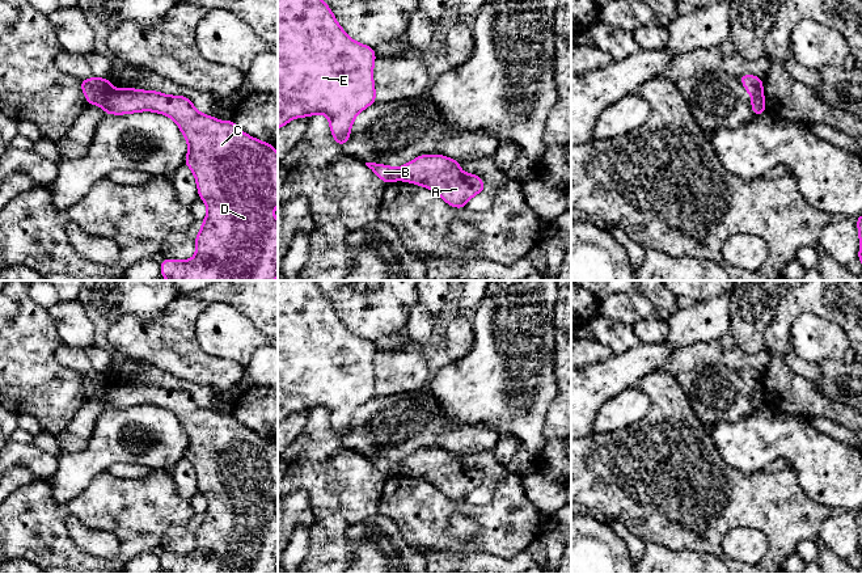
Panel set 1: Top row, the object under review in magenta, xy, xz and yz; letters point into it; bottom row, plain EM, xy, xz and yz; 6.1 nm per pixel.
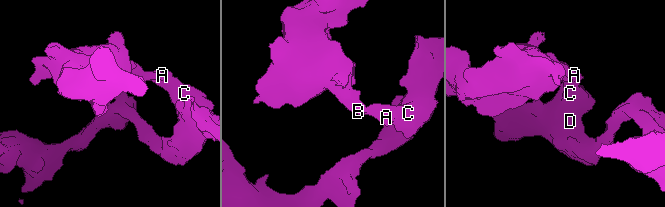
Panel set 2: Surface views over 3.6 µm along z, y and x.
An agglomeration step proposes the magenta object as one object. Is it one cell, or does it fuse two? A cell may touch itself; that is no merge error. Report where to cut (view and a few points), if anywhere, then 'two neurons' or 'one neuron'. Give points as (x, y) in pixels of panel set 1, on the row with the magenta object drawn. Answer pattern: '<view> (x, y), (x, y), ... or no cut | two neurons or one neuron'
xy (110, 89), (100, 104) | two neurons

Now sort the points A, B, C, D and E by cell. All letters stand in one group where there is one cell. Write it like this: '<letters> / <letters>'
A C D / B E

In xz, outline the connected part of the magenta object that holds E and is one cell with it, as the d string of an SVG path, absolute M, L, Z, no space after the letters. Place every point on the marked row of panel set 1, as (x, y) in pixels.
M278 0L278 130L293 118L325 114L338 145L350 139L354 119L376 102L373 47L351 39L324 0Z

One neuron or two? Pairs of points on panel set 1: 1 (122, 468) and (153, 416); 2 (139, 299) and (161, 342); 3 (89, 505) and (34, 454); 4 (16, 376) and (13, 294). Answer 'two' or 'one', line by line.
1: two
2: two
3: two
4: one

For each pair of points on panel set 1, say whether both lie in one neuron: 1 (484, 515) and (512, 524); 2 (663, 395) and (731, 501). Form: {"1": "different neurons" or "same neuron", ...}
{"1": "same neuron", "2": "same neuron"}

